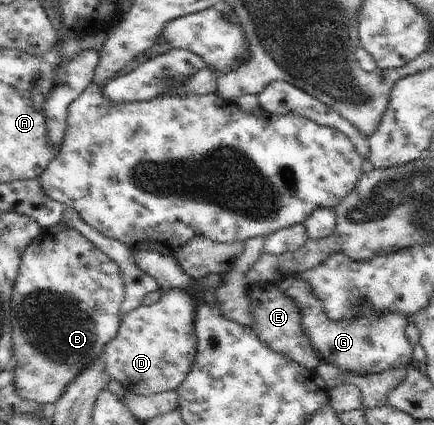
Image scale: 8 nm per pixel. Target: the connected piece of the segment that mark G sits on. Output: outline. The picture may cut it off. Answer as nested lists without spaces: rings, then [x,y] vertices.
[[[285,277],[280,279],[276,286],[300,307],[300,324],[311,346],[316,350],[319,362],[328,362],[341,371],[360,377],[399,367],[407,367],[408,370],[414,348],[406,333],[409,322],[403,313],[391,311],[378,315],[371,309],[357,317],[356,321],[333,320],[326,316],[322,300],[312,293],[312,288],[305,281]]]

